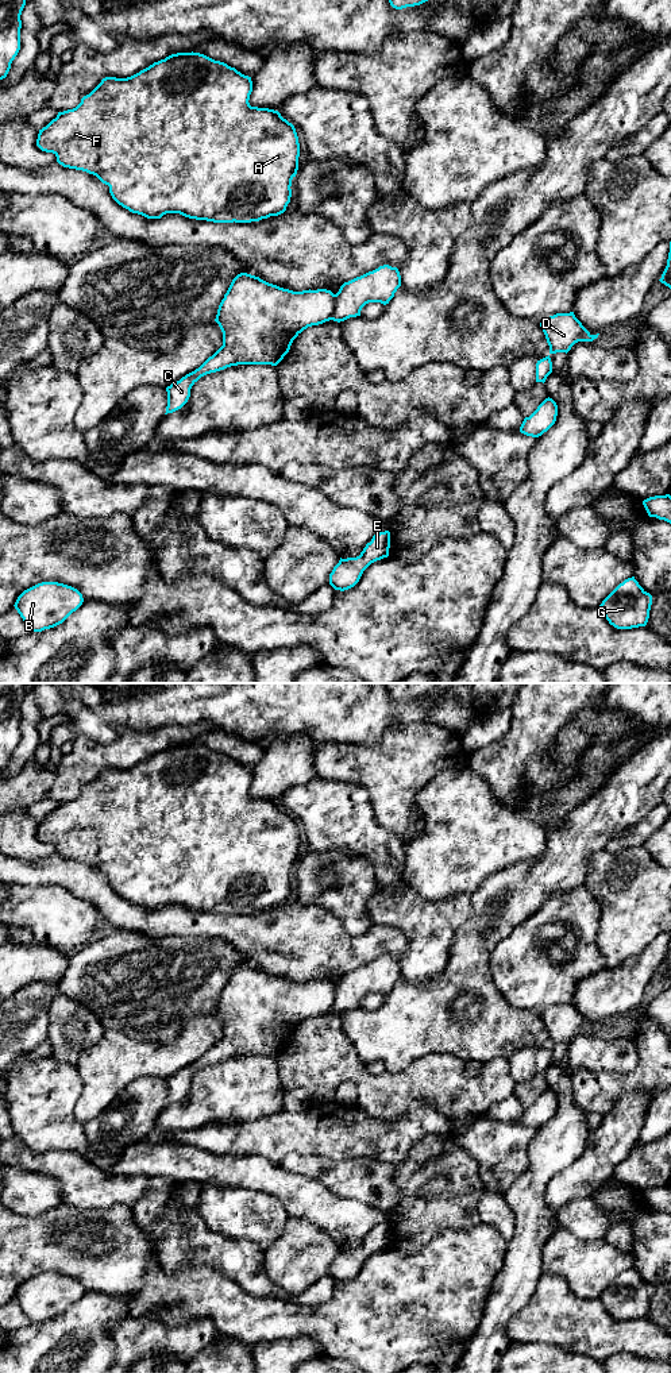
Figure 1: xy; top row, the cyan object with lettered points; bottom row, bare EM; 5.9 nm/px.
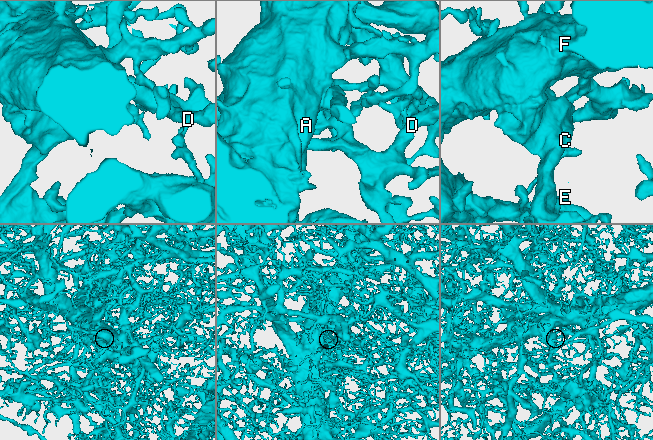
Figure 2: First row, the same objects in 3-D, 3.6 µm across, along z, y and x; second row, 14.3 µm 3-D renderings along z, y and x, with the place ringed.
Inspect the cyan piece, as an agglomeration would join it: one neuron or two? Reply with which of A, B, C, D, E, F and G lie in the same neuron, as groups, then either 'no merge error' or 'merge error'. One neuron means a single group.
A D E F G / B C; merge error

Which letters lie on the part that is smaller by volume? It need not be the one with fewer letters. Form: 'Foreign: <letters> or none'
Foreign: B, C

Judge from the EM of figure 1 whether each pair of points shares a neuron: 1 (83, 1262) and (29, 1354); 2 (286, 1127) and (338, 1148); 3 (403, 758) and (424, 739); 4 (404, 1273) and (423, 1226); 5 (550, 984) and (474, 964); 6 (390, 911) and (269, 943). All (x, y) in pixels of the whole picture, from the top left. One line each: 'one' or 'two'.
1: two
2: one
3: one
4: two
5: two
6: two

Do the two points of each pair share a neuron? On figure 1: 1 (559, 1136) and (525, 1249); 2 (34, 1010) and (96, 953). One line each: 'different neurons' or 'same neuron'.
1: same neuron
2: same neuron

